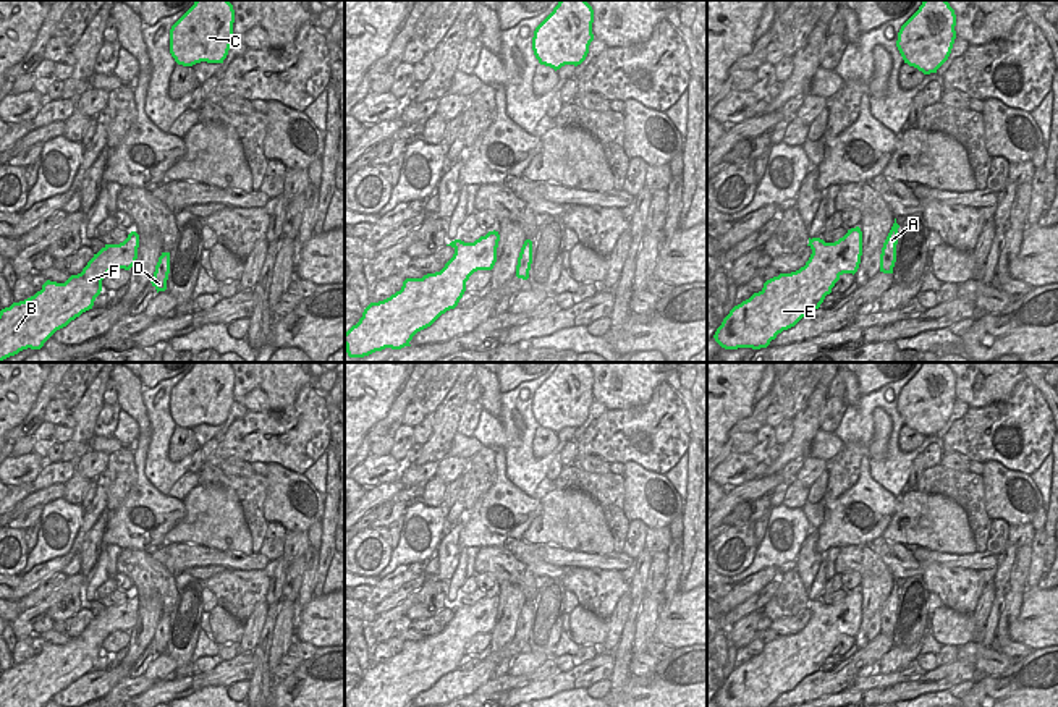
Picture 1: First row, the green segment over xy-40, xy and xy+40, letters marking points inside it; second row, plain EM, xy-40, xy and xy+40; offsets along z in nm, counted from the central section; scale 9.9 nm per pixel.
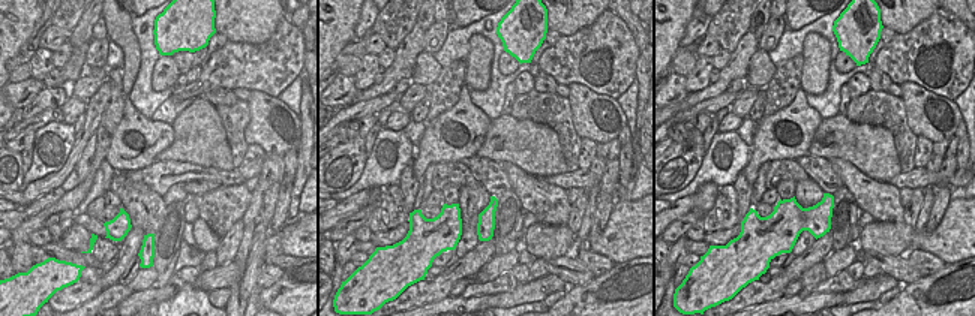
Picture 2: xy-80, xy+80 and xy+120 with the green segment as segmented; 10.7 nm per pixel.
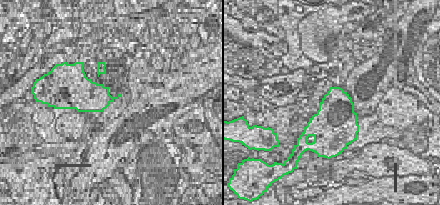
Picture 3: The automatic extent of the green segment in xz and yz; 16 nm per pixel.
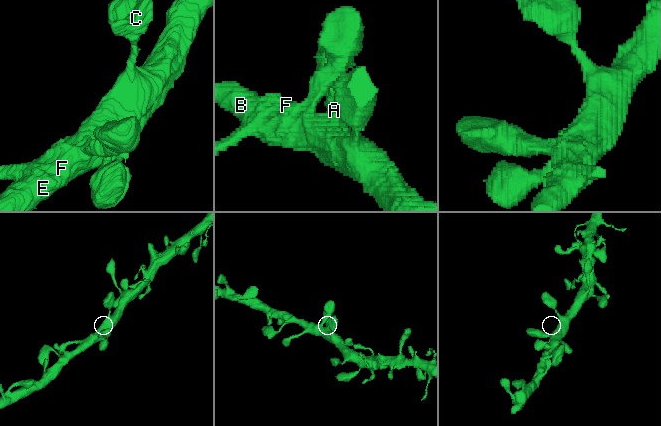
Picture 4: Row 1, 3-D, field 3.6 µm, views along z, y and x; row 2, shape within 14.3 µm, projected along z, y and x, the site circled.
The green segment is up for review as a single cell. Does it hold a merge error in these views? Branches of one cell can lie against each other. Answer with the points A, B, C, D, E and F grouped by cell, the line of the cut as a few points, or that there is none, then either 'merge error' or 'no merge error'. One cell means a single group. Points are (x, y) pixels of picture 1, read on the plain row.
A B C D E F; no cut; no merge error

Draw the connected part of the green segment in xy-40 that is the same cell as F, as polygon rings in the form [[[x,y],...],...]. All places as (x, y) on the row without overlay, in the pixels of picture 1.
[[[139,597],[105,607],[81,636],[65,646],[47,642],[34,658],[0,673],[0,707],[44,707],[57,692],[92,671],[102,642],[115,631],[129,633],[138,621]]]

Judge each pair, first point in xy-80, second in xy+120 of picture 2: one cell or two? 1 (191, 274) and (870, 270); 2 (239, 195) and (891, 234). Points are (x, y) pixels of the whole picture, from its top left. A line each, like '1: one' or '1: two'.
1: two
2: two

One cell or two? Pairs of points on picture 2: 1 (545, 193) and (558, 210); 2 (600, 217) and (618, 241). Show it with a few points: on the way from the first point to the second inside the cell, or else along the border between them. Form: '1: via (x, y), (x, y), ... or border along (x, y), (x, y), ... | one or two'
1: via (543, 199), (542, 204), (552, 210) | one
2: border along (615, 199), (603, 231), (593, 241), (587, 241) | two

